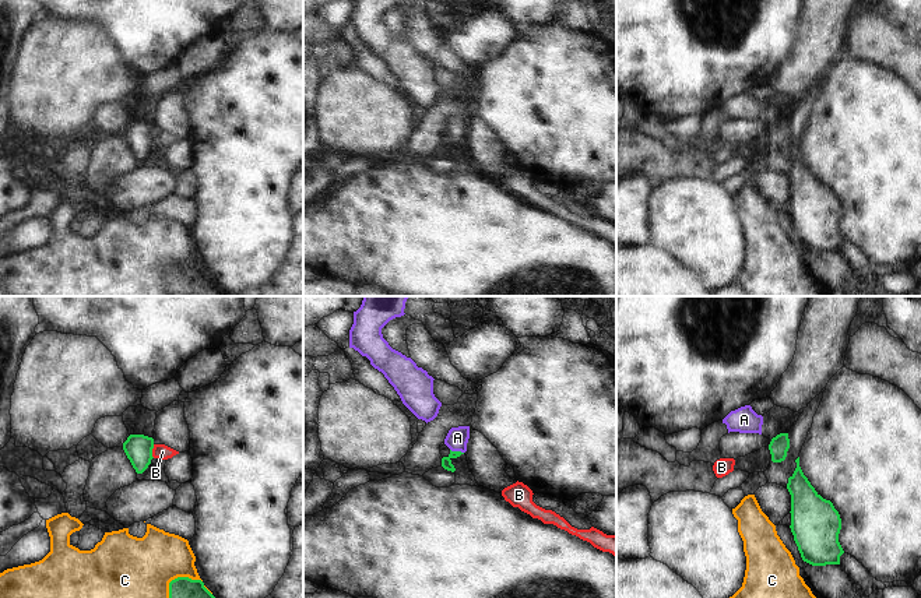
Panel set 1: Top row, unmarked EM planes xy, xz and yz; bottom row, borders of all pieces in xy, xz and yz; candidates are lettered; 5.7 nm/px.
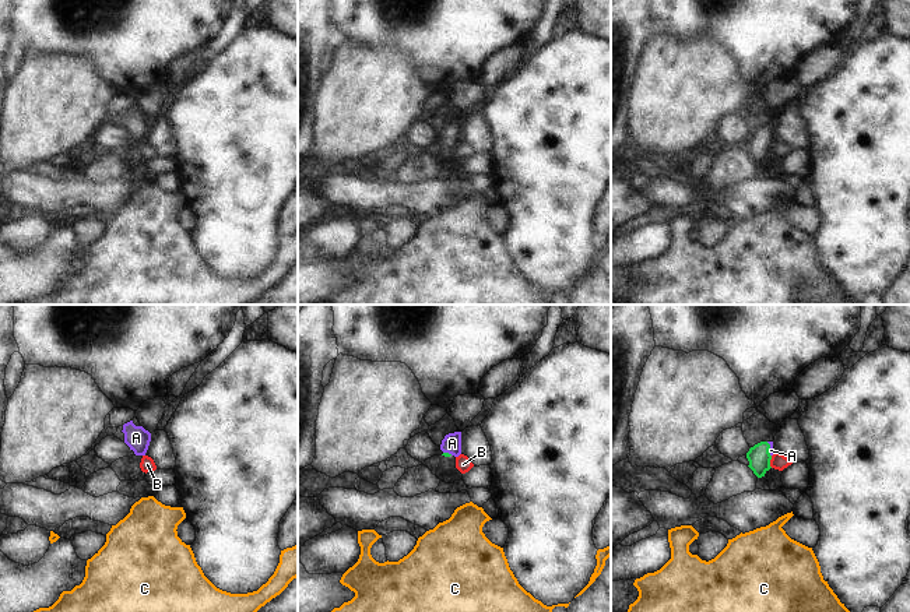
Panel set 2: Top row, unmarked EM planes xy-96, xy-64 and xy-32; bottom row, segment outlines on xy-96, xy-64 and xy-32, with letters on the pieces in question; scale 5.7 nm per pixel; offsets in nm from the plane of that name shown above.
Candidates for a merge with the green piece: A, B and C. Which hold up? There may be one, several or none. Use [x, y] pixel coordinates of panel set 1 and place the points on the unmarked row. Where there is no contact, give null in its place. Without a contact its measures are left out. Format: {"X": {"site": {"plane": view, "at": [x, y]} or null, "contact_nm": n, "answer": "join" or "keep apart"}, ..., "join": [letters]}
{"A": {"site": {"plane": "xz", "at": [457, 139]}, "contact_nm": 80, "answer": "join"}, "B": {"site": {"plane": "xy", "at": [151, 139]}, "contact_nm": 80, "answer": "keep apart"}, "C": {"site": {"plane": "xy", "at": [172, 267]}, "contact_nm": 260, "answer": "keep apart"}, "join": ["A"]}

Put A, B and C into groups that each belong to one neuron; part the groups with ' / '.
A / B / C

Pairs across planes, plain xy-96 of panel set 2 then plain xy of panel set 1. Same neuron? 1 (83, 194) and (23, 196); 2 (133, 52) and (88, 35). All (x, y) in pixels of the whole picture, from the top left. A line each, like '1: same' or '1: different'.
1: different
2: different

